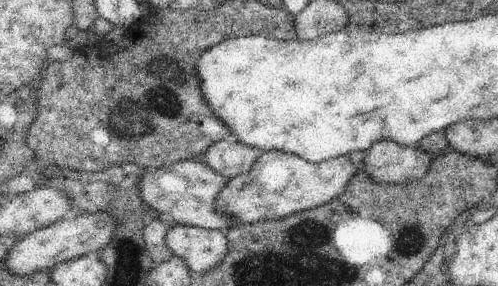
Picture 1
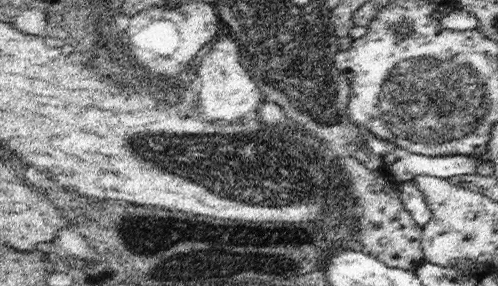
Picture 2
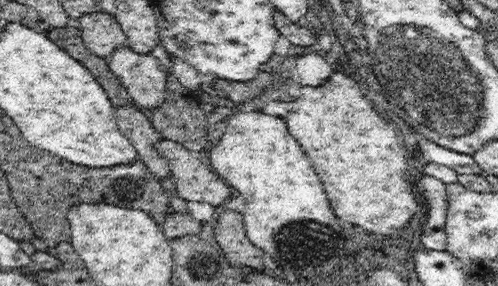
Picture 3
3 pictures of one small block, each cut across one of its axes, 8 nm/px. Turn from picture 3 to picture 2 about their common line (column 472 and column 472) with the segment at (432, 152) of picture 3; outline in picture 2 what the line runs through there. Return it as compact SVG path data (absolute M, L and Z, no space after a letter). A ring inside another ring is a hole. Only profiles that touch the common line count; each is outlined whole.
M401 154L391 164L391 176L397 182L411 182L415 176L433 176L449 180L453 176L469 176L479 168L481 158L477 156L421 156Z

